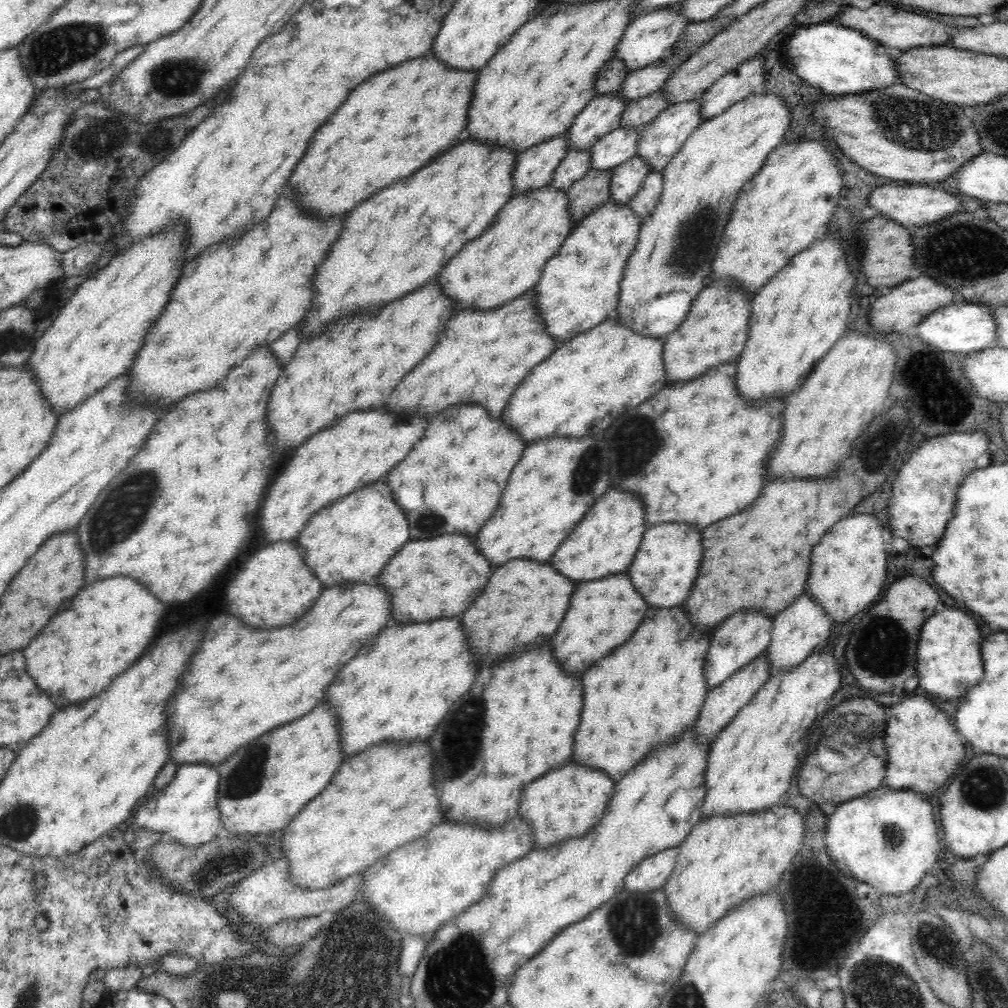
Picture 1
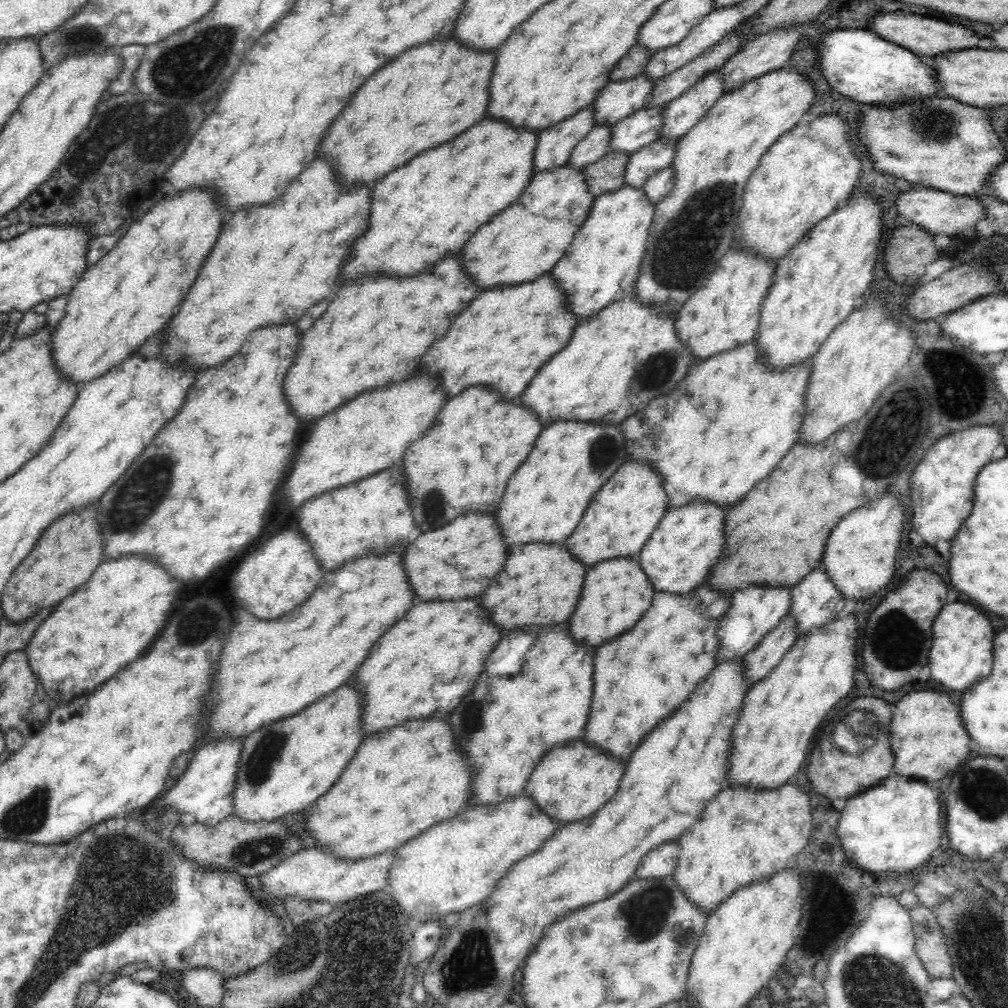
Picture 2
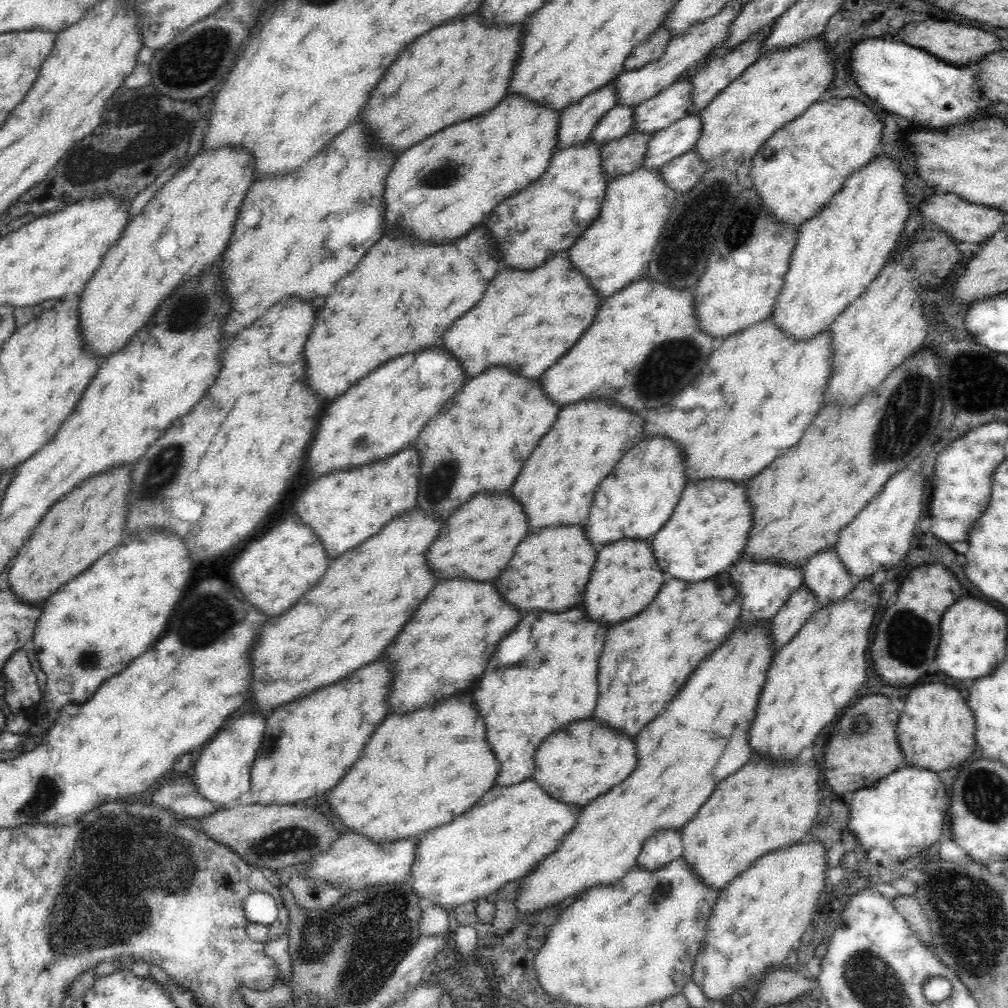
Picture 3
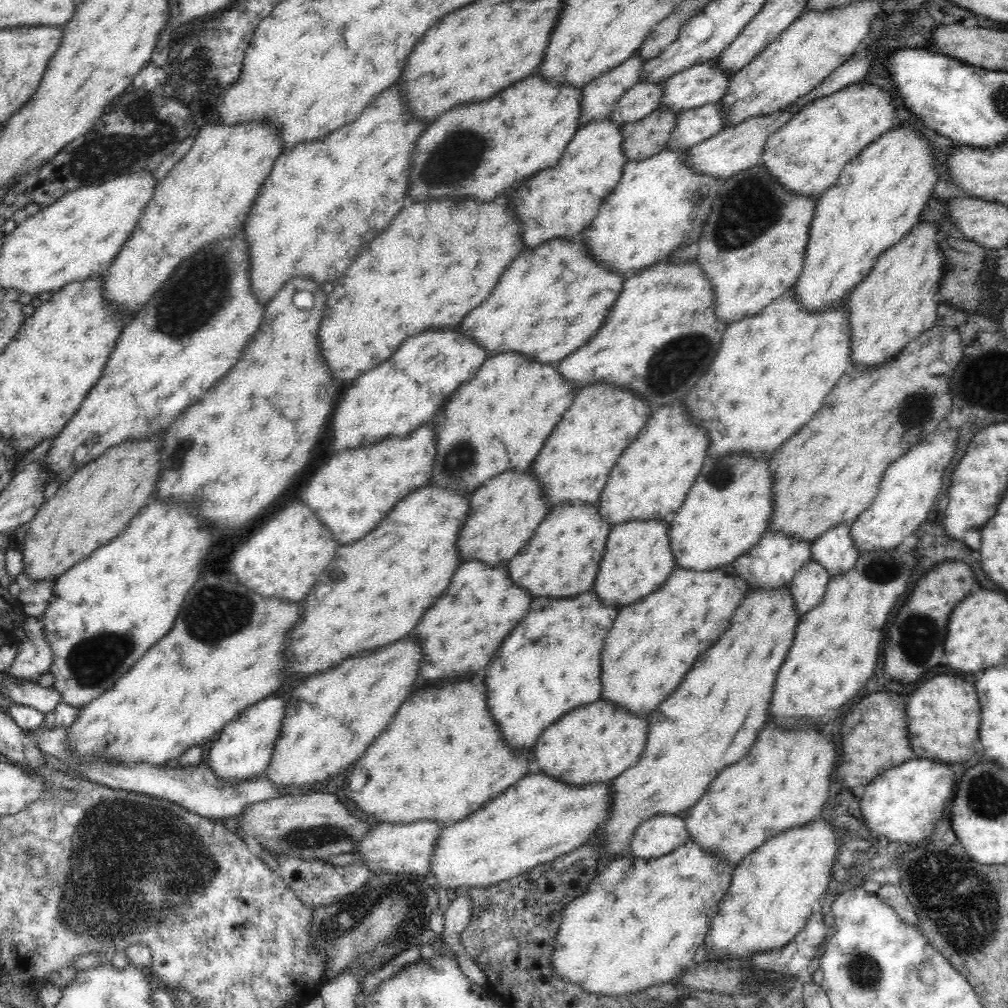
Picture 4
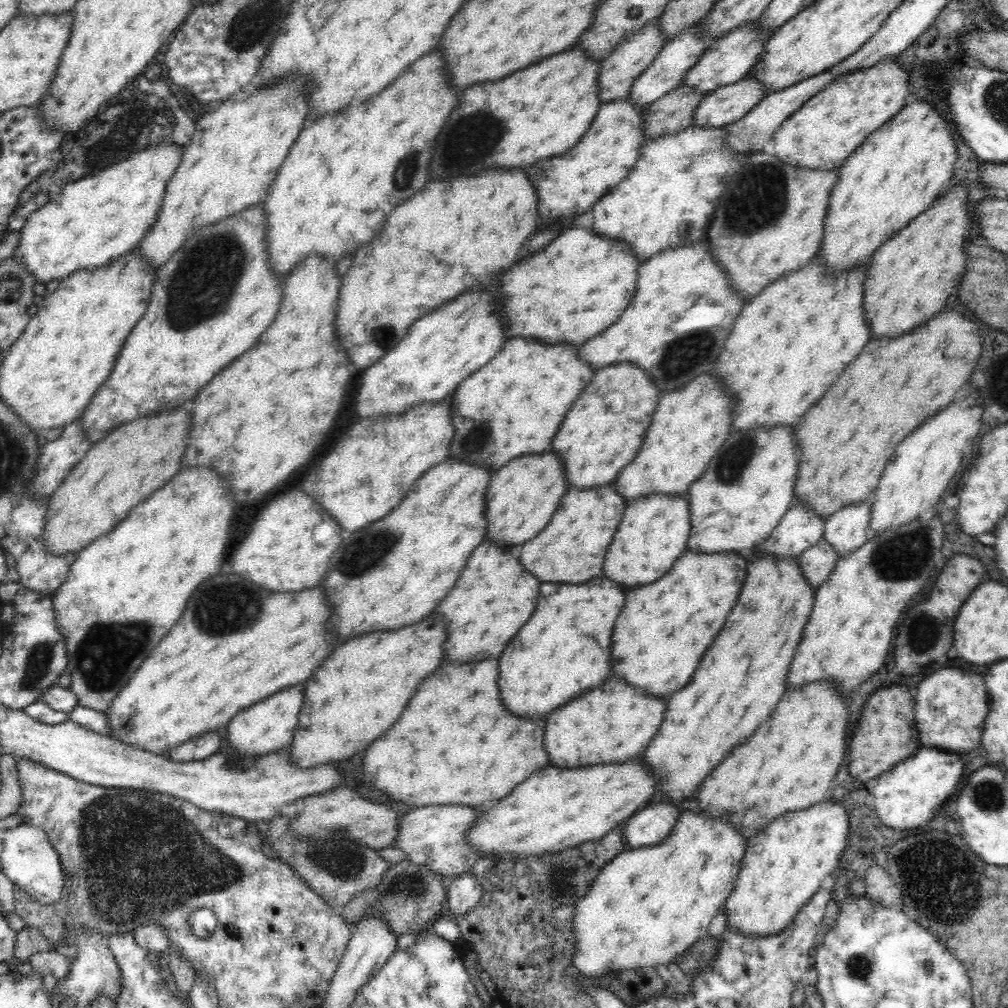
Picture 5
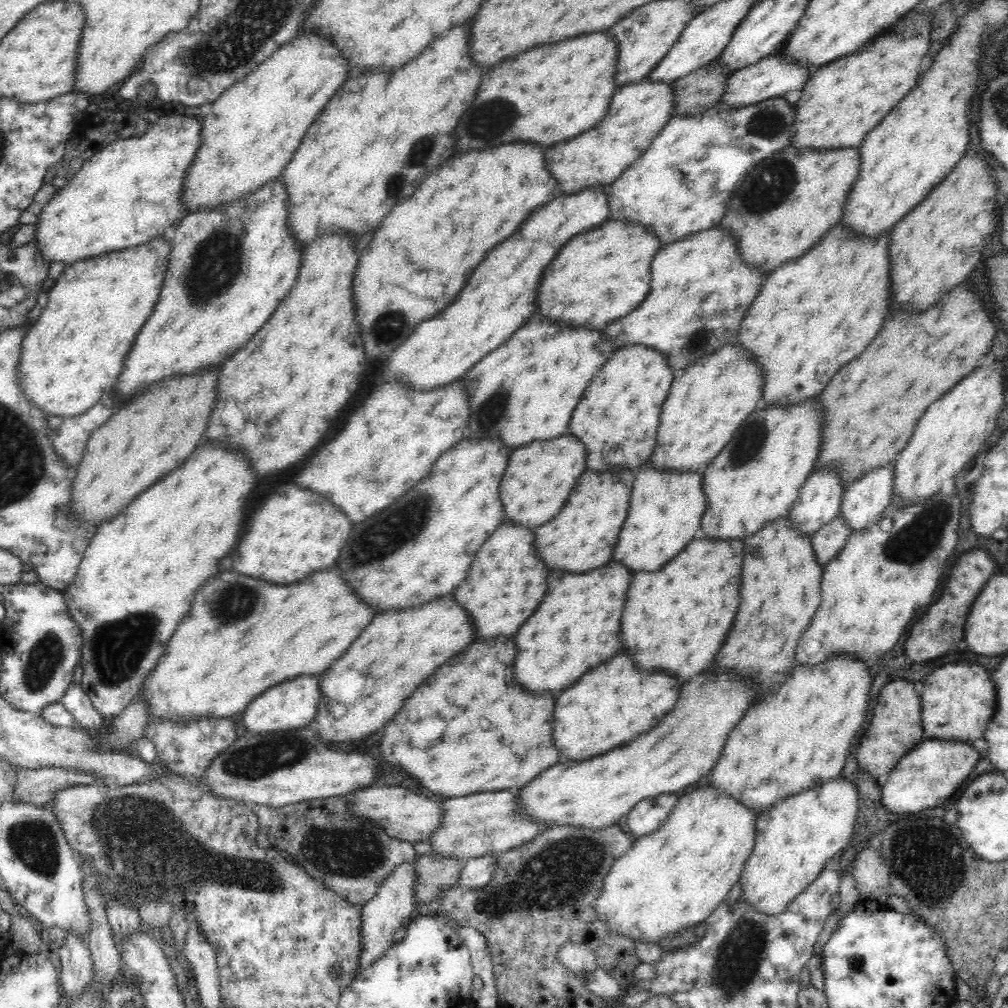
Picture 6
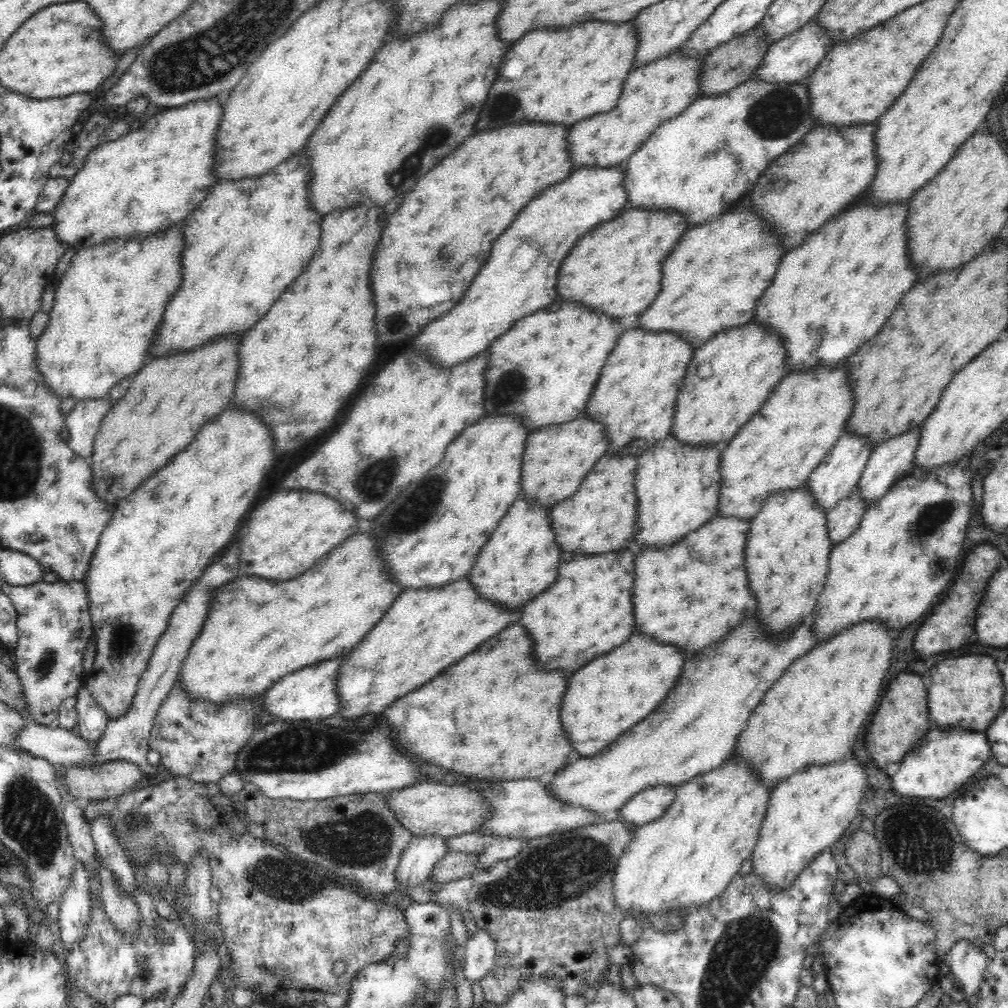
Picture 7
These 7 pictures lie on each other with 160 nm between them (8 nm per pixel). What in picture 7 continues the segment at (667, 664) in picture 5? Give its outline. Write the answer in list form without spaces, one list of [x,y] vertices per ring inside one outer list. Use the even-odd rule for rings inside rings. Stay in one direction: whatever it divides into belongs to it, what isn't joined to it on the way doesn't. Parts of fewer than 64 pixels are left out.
[[[712,518],[704,528],[688,534],[682,542],[666,550],[642,550],[636,556],[636,580],[632,590],[636,630],[652,636],[658,644],[672,644],[686,654],[700,654],[706,646],[720,642],[732,628],[754,616],[756,600],[748,590],[744,570],[744,544],[748,524],[734,518]]]

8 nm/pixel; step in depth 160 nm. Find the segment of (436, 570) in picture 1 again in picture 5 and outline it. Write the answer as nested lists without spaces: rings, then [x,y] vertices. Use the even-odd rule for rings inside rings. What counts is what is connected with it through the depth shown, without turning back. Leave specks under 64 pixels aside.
[[[548,451],[540,453],[538,456],[522,456],[522,458],[508,462],[488,482],[484,498],[484,517],[486,517],[486,524],[488,524],[486,538],[492,540],[494,544],[500,544],[500,546],[520,546],[520,544],[532,540],[532,536],[536,536],[552,518],[560,499],[568,491],[566,486],[568,483],[566,483],[564,467],[562,467],[560,459],[554,456],[554,453]]]

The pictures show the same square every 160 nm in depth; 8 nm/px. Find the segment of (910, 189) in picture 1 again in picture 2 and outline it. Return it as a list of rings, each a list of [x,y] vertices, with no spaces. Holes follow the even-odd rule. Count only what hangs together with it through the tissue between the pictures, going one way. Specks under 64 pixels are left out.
[[[935,188],[924,190],[910,190],[902,192],[893,202],[898,210],[898,217],[902,217],[906,224],[912,222],[931,234],[958,234],[962,230],[975,228],[978,218],[984,217],[982,201],[966,195],[954,195]]]

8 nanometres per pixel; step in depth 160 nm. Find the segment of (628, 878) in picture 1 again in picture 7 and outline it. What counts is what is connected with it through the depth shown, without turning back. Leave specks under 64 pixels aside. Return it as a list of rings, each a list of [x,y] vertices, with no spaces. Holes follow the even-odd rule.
[[[666,785],[636,793],[621,808],[620,819],[632,829],[658,820],[673,803],[675,794],[676,788]]]

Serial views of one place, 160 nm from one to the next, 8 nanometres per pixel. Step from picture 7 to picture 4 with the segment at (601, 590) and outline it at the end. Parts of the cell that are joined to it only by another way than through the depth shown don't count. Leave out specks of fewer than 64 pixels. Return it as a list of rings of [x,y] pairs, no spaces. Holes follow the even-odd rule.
[[[594,592],[568,600],[532,600],[528,616],[486,666],[488,710],[510,748],[532,750],[544,728],[572,708],[600,698],[600,650],[616,614],[618,610],[604,606]]]

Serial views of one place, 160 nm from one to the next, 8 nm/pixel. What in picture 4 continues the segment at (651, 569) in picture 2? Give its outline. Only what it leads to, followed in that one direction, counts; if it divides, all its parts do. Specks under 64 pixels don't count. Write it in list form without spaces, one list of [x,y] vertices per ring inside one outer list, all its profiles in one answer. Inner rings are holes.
[[[746,455],[704,459],[700,474],[668,523],[668,545],[680,568],[708,572],[734,562],[750,550],[768,526],[772,512],[772,477],[768,458],[752,460]]]

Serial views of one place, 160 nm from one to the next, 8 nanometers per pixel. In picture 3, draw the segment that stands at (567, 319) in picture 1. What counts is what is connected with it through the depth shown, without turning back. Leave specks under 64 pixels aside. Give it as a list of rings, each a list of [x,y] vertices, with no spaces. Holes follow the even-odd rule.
[[[646,167],[608,182],[600,214],[569,248],[568,258],[572,267],[588,278],[602,298],[612,296],[643,278],[660,232],[679,194],[662,183],[659,170],[650,171]]]

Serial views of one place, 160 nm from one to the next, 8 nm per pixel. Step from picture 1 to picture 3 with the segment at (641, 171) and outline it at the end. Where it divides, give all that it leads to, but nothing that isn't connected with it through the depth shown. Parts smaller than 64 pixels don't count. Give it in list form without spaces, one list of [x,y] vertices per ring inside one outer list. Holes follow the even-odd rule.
[[[686,115],[668,128],[655,132],[646,144],[642,167],[658,171],[669,160],[692,151],[700,132],[702,123],[698,115]]]

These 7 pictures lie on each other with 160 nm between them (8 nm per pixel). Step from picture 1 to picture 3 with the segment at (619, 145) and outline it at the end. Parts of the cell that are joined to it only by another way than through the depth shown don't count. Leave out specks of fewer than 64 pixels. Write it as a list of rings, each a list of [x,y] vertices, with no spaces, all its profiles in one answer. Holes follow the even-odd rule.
[[[675,81],[668,88],[661,90],[654,98],[649,98],[634,107],[632,110],[632,128],[630,132],[648,133],[652,136],[659,130],[668,128],[673,122],[686,116],[686,110],[690,108],[690,81]]]

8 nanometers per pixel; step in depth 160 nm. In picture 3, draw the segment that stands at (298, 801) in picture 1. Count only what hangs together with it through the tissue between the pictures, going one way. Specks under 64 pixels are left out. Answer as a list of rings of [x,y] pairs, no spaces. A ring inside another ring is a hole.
[[[374,662],[351,672],[346,680],[316,690],[268,714],[264,720],[264,736],[250,766],[252,803],[292,805],[336,786],[360,758],[376,726],[386,718],[390,682],[388,666]]]

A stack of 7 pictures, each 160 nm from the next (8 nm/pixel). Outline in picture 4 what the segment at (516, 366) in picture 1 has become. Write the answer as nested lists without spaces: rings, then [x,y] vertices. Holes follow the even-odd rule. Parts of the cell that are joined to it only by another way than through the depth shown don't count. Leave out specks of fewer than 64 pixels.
[[[550,240],[544,246],[535,248],[534,252],[522,252],[526,254],[516,258],[510,268],[504,270],[488,300],[484,300],[460,322],[460,332],[464,332],[462,335],[472,339],[478,347],[484,348],[488,356],[496,356],[500,352],[520,352],[530,360],[540,360],[540,364],[560,362],[596,334],[604,322],[606,310],[614,304],[625,280],[608,267],[596,264],[582,242],[572,244],[568,240]]]

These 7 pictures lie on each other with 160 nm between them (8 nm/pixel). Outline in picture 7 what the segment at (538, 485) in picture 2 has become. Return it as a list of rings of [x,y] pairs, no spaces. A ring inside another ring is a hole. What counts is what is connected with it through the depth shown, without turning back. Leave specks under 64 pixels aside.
[[[642,329],[626,330],[612,354],[608,356],[600,377],[596,382],[596,390],[590,395],[588,406],[582,416],[590,416],[592,420],[602,424],[606,435],[606,452],[604,455],[634,455],[640,456],[648,448],[652,448],[659,440],[668,435],[673,424],[674,402],[680,384],[683,382],[686,370],[693,356],[690,345],[674,333],[652,333]]]

